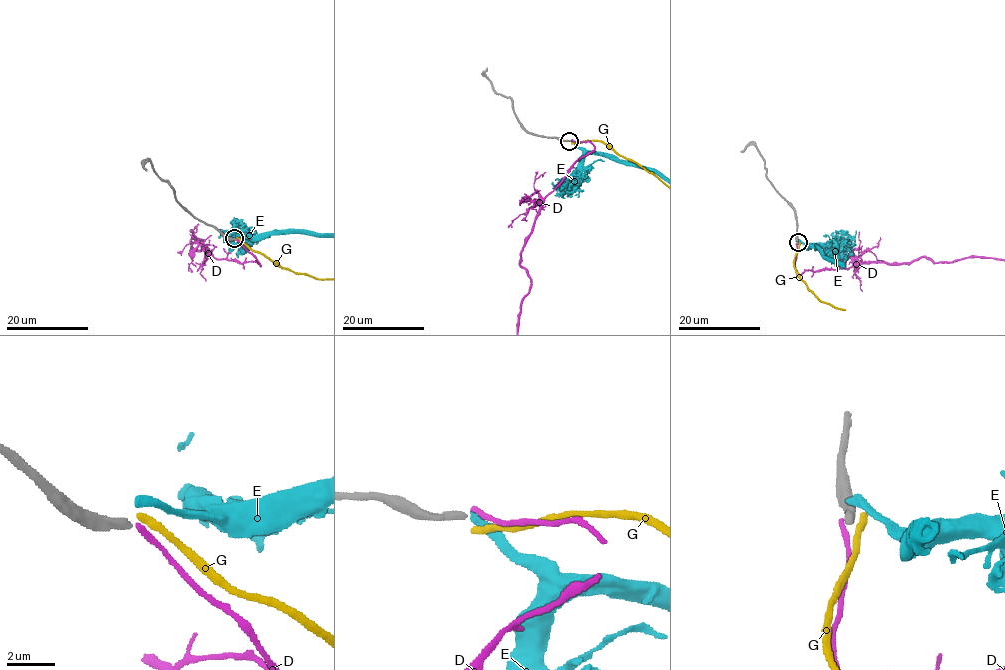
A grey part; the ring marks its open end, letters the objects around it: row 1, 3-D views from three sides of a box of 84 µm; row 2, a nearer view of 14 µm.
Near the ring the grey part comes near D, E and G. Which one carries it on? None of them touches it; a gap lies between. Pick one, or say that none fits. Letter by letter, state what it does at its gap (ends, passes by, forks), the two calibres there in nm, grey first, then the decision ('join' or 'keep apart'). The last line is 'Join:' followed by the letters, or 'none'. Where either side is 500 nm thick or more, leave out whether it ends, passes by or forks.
D: it ends | 400/220 nm | keep apart
E: it ends | 400/340 nm | keep apart
G: it ends | 400/320 nm | keep apart
Join: none

